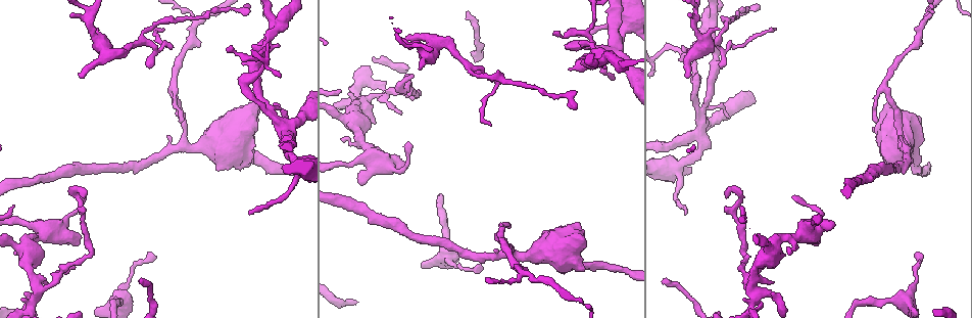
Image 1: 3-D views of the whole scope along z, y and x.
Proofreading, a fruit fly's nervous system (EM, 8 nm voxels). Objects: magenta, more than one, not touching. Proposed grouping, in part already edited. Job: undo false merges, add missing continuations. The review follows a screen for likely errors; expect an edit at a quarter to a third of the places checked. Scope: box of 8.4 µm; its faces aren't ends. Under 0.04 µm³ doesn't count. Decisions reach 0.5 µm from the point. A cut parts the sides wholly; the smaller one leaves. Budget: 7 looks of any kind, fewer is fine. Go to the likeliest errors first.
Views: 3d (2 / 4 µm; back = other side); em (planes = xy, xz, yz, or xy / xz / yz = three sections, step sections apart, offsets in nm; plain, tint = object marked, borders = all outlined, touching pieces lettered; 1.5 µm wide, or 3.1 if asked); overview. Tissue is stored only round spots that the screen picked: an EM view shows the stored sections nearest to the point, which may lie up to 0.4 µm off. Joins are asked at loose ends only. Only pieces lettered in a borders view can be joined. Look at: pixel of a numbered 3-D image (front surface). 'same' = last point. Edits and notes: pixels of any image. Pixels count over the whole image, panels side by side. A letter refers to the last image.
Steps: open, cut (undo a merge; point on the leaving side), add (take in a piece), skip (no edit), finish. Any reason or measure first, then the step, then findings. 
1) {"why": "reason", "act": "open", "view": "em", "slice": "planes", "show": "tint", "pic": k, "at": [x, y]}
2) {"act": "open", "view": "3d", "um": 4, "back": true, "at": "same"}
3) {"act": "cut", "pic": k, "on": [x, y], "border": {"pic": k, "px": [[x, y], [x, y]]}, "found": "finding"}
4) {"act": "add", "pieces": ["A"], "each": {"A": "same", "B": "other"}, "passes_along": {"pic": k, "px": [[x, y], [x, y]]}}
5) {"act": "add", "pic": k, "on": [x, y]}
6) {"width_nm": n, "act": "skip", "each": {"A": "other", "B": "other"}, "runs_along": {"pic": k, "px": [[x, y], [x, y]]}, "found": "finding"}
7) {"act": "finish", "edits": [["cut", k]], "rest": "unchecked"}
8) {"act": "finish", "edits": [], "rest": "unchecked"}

{"why": "a fork", "act": "open", "view": "em", "slice": "xy", "step": 4, "show": "tint", "pic": 1, "at": [708, 28]}

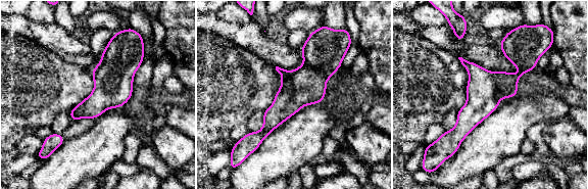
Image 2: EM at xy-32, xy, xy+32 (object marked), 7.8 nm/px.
{"act": "open", "view": "em", "slice": "planes", "show": "tint", "at": "same"}

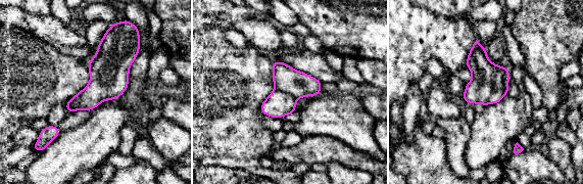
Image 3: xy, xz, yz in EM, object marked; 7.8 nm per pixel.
{"act": "open", "view": "em", "slice": "planes", "show": "borders", "at": "same"}

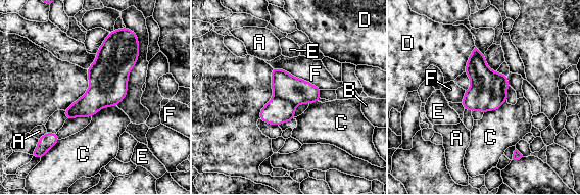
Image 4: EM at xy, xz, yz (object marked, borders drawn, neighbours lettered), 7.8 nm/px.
{"width_nm": 260, "act": "cut", "pic": 4, "on": [477, 97], "each": {"A": "other", "B": "other", "C": "other", "D": "other", "E": "other", "F": "other"}, "border": {"pic": 4, "px": [[493, 71], [492, 97], [487, 110]]}, "found": "two cells meet here"}

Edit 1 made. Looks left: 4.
{"act": "open", "view": "overview"}

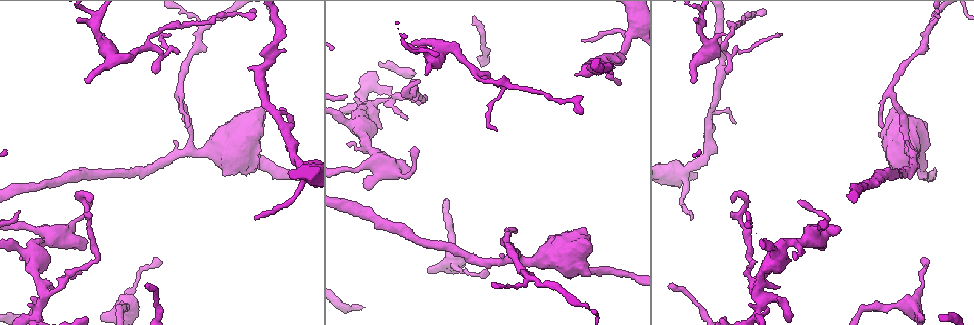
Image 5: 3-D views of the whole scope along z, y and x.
{"why": "calibre changes", "act": "open", "view": "em", "slice": "xy", "step": 4, "show": "tint", "pic": 5, "at": [757, 295]}

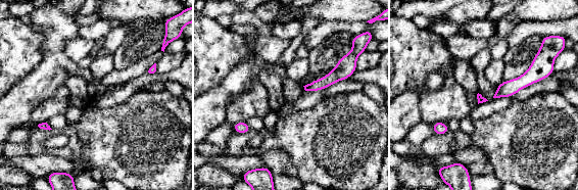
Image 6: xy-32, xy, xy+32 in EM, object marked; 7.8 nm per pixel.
{"why": "another direction", "act": "open", "view": "em", "slice": "yz", "step": 4, "show": "borders", "at": "same"}

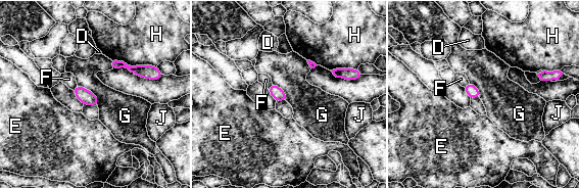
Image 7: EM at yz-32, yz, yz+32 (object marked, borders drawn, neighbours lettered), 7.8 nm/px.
{"width_nm": 110, "act": "skip", "each": {"D": "other", "E": "other", "F": "other", "G": "other", "H": "other", "J": "other"}, "border": {"pic": 7, "px": [[78, 84], [89, 89], [99, 104]]}, "found": "all the same cell"}

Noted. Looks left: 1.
{"why": "free end", "act": "open", "view": "em", "slice": "planes", "show": "borders", "pic": 5, "at": [693, 80]}

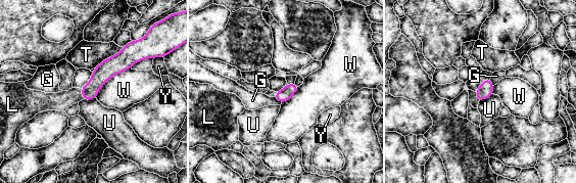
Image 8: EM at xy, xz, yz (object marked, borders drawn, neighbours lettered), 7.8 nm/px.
{"act": "add", "pieces": ["L"], "each": {"G": "other", "L": "same", "T": "other", "U": "other", "W": "other", "Y": "other"}, "passes_along": {"pic": 8, "px": [[103, 72], [82, 94], [60, 101]]}, "found": "it goes on there"}

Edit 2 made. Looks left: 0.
{"act": "finish", "edits": [["cut", 4], ["add", 8]], "rest": "unchecked"}

